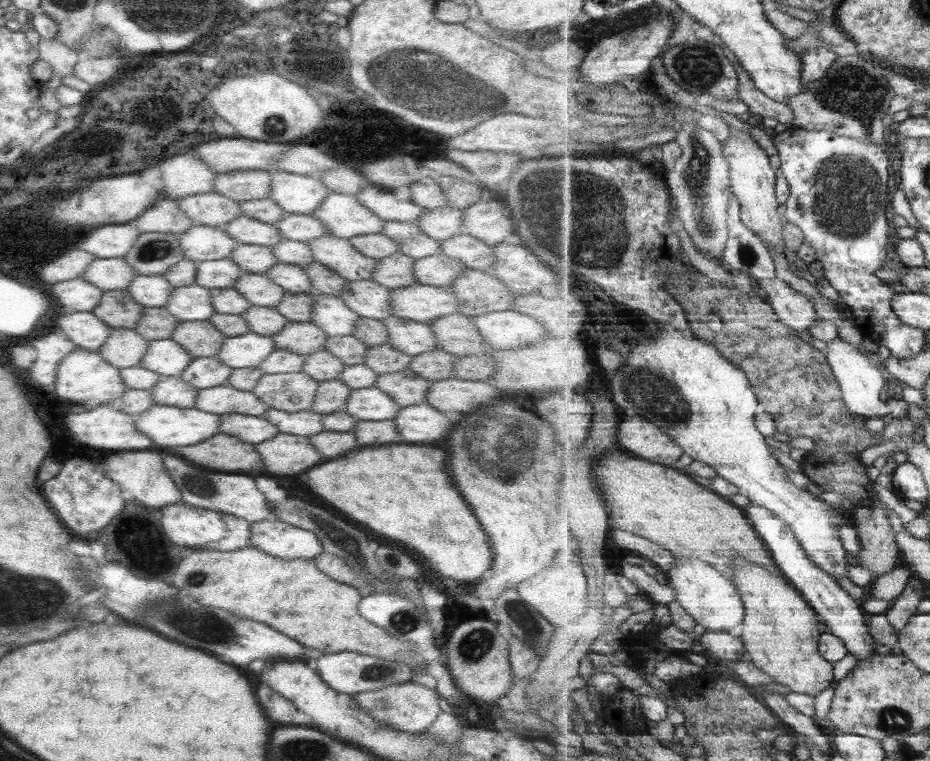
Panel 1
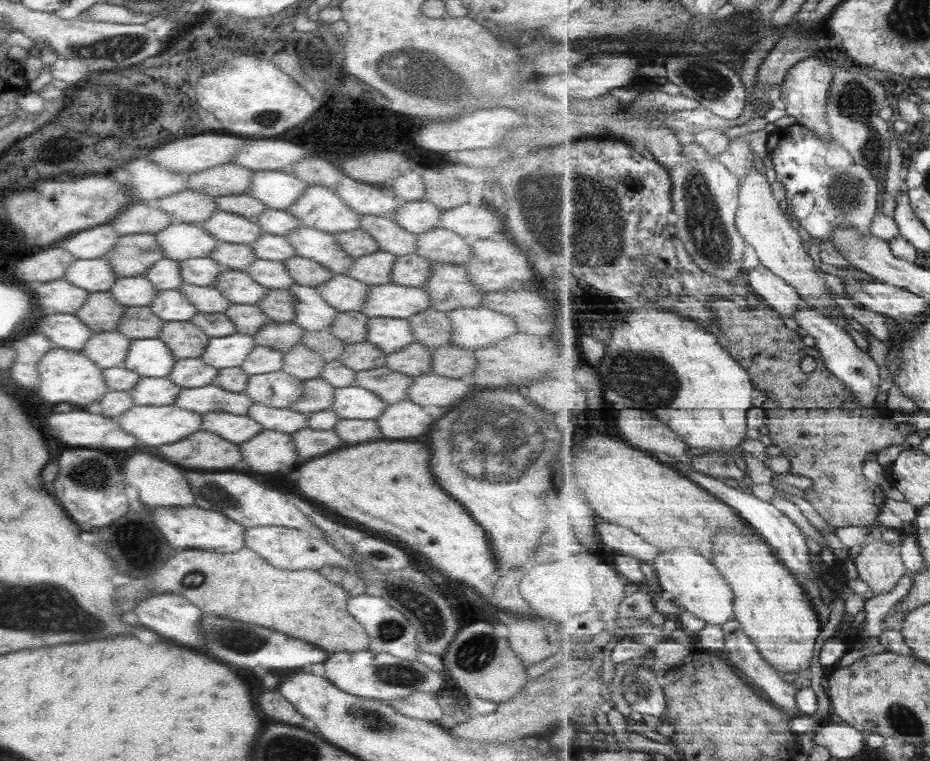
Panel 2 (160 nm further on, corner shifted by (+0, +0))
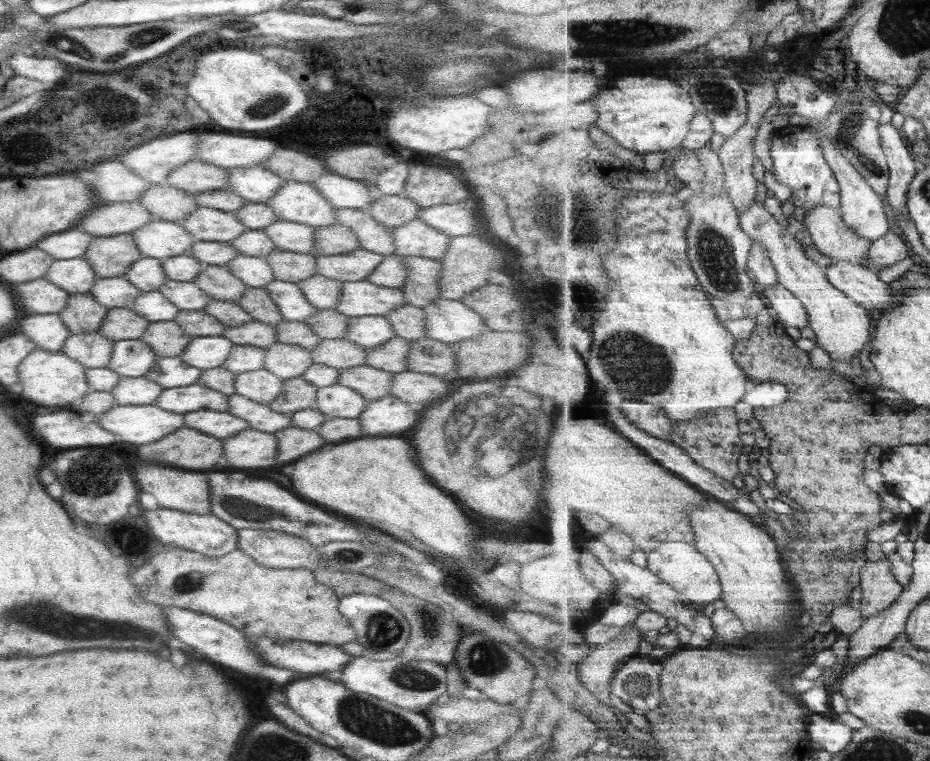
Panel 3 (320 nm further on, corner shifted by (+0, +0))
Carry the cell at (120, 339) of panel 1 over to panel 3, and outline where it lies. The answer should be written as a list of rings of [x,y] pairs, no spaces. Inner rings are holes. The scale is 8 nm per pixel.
[[[96,331],[69,335],[58,350],[63,356],[87,368],[105,368],[111,356],[112,340],[103,338]]]

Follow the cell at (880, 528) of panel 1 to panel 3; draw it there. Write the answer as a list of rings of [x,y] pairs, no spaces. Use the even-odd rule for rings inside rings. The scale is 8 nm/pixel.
[[[884,556],[862,570],[860,611],[865,619],[893,606],[903,594],[904,586],[897,580],[890,558]]]

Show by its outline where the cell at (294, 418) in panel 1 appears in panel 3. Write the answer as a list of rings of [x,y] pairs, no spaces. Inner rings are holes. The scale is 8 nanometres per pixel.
[[[233,393],[226,398],[226,412],[247,422],[250,429],[267,434],[290,426],[290,415],[277,414],[267,405],[257,404]]]

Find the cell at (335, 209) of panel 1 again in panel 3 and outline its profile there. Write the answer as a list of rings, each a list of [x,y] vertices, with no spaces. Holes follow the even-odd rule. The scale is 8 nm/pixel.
[[[284,180],[264,203],[277,220],[313,229],[335,224],[335,208],[329,206],[312,183]]]

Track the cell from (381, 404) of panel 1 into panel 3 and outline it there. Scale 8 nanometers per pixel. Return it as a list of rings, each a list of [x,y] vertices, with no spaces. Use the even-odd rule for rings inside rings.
[[[335,383],[316,390],[314,408],[325,419],[356,418],[367,403],[358,392]]]

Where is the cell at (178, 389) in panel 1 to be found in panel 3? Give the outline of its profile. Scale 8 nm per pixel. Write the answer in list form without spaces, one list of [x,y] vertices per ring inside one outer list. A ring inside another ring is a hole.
[[[121,377],[110,393],[117,406],[143,406],[153,405],[161,389],[143,377]]]

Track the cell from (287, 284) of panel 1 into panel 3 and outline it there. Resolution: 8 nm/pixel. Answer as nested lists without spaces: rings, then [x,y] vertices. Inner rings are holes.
[[[237,255],[231,258],[224,267],[246,288],[263,288],[274,279],[268,266],[263,258]]]

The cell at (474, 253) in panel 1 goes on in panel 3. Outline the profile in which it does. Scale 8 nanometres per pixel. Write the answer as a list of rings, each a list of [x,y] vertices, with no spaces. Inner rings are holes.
[[[418,219],[389,229],[393,237],[394,254],[401,257],[419,256],[438,261],[447,252],[449,238]]]

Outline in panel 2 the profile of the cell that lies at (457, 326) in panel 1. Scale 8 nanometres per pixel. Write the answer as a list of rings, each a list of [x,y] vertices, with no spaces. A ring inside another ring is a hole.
[[[431,308],[406,318],[415,342],[427,348],[450,344],[450,320],[446,313]]]

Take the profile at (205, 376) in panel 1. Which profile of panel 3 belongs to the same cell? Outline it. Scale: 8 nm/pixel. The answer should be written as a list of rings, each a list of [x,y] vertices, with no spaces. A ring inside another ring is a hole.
[[[178,356],[155,357],[154,362],[142,377],[163,389],[189,386],[197,383],[201,375],[201,371],[186,366]]]

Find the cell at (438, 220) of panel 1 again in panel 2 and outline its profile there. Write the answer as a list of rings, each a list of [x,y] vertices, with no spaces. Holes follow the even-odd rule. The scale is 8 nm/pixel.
[[[416,200],[400,202],[393,216],[389,218],[395,220],[401,229],[417,236],[431,228],[439,228],[439,214],[441,211],[437,210],[434,204]]]

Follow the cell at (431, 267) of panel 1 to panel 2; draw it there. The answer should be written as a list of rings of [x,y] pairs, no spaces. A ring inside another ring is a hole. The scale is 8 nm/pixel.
[[[407,254],[395,257],[395,262],[390,270],[390,283],[403,287],[423,288],[423,283],[429,274],[433,263],[417,255]]]

